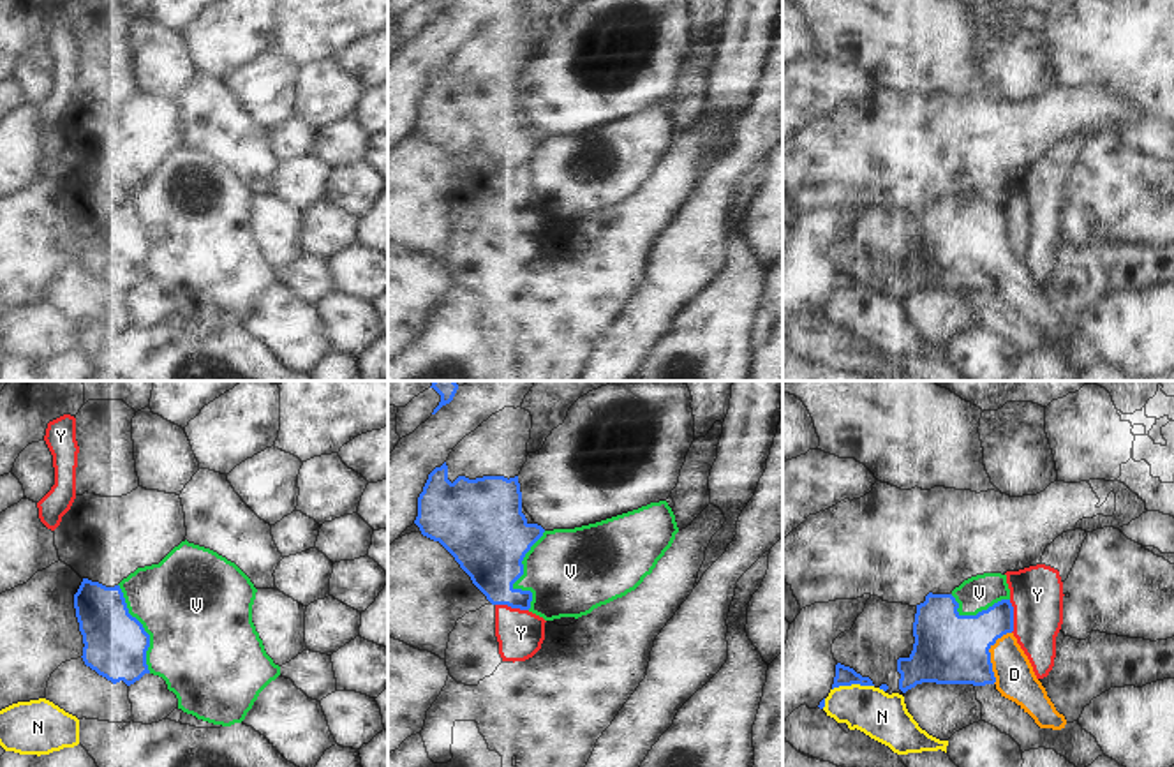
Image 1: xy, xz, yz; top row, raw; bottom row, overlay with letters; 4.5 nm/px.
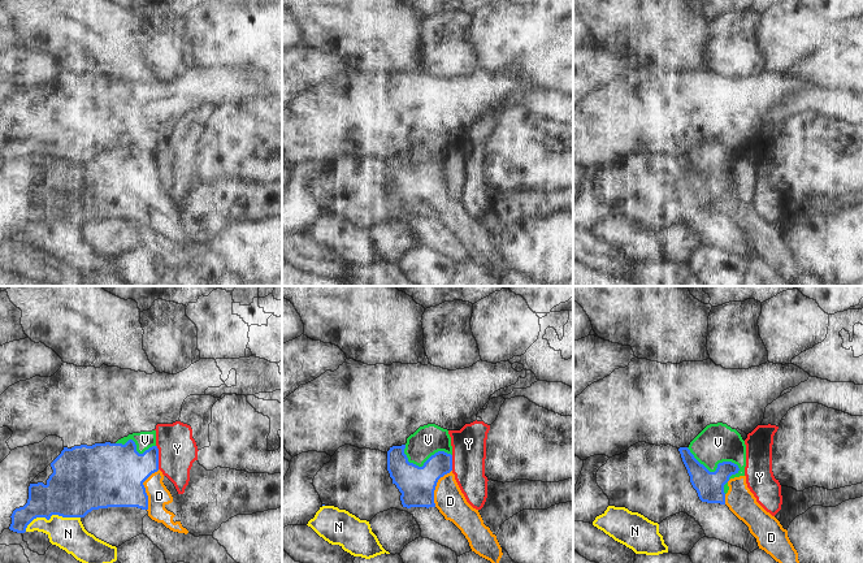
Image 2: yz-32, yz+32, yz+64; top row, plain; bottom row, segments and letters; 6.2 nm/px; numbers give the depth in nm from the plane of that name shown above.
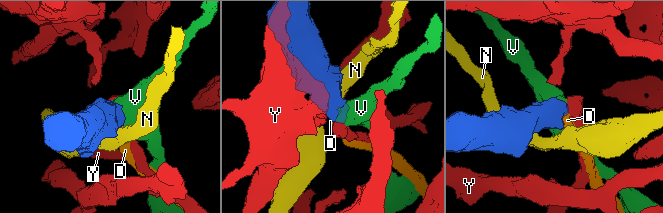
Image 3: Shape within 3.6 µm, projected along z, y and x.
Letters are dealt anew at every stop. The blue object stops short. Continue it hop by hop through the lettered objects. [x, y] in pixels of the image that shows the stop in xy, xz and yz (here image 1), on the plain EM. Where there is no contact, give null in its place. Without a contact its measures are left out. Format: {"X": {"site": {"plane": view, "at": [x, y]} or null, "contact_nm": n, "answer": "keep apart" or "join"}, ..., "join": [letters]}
{"D": {"site": {"plane": "yz", "at": [989, 260]}, "contact_nm": 260, "answer": "join"}, "N": {"site": {"plane": "yz", "at": [852, 288]}, "contact_nm": 190, "answer": "keep apart"}, "V": {"site": {"plane": "xz", "at": [522, 178]}, "contact_nm": 360, "answer": "keep apart"}, "Y": {"site": {"plane": "xz", "at": [512, 212]}, "contact_nm": 160, "answer": "keep apart"}, "join": ["D"]}

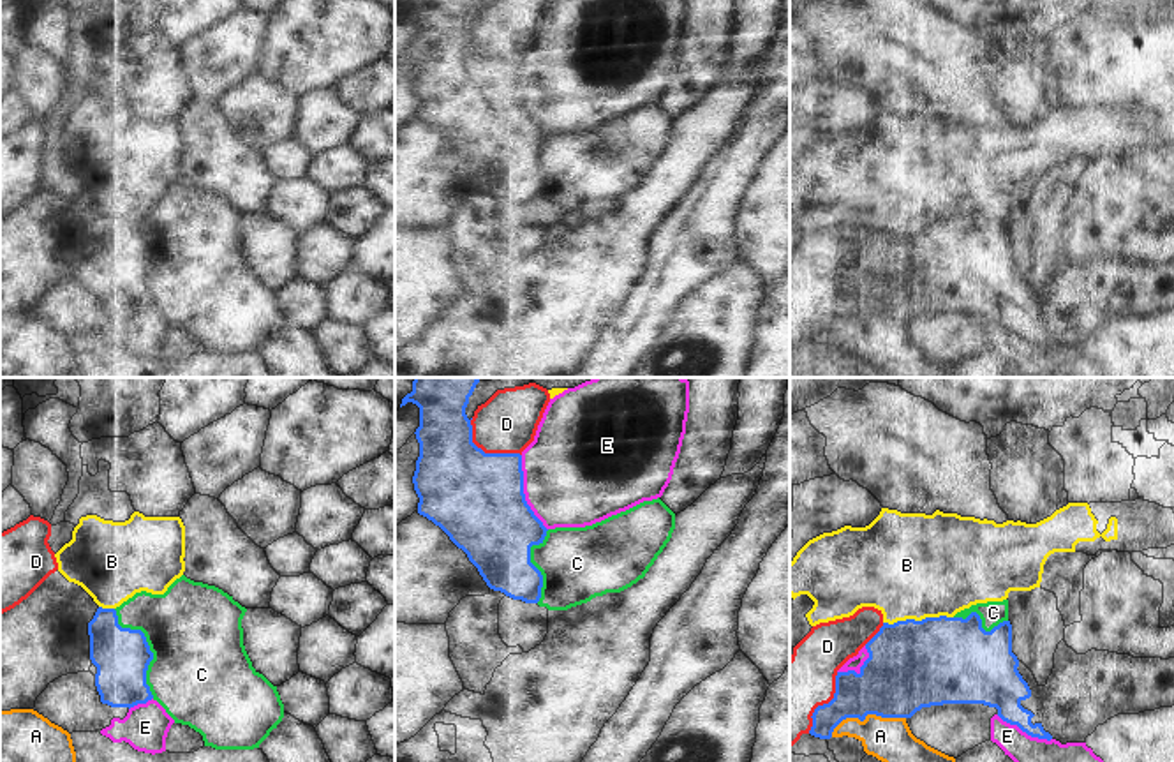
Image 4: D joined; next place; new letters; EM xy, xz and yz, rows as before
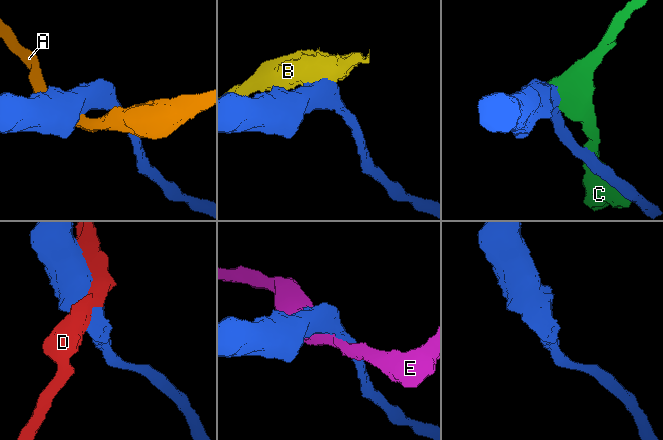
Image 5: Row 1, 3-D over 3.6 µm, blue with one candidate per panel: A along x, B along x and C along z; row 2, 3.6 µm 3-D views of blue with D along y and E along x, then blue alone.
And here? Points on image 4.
{"A": {"site": {"plane": "yz", "at": [866, 320]}, "contact_nm": 360, "answer": "keep apart"}, "B": {"site": {"plane": "yz", "at": [917, 226]}, "contact_nm": 320, "answer": "keep apart"}, "C": {"site": {"plane": "xy", "at": [148, 251]}, "contact_nm": 440, "answer": "keep apart"}, "D": {"site": {"plane": "xz", "at": [487, 59]}, "contact_nm": 280, "answer": "keep apart"}, "E": {"site": {"plane": "xz", "at": [522, 97]}, "contact_nm": 360, "answer": "keep apart"}, "join": []}

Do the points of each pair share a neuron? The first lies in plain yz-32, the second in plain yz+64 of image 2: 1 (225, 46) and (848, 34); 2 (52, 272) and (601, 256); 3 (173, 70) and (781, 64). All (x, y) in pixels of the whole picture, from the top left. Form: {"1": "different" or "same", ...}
{"1": "different", "2": "same", "3": "different"}

